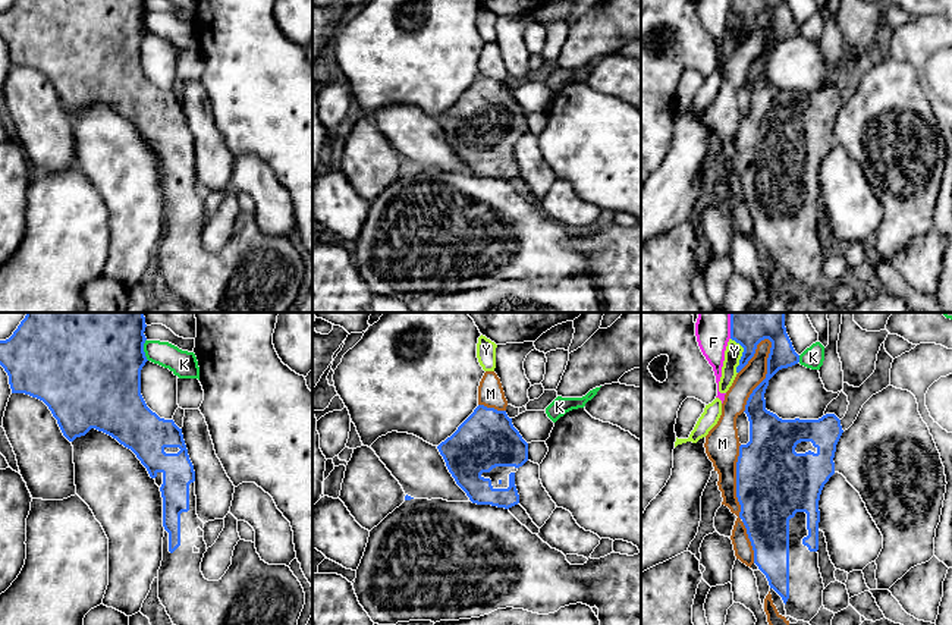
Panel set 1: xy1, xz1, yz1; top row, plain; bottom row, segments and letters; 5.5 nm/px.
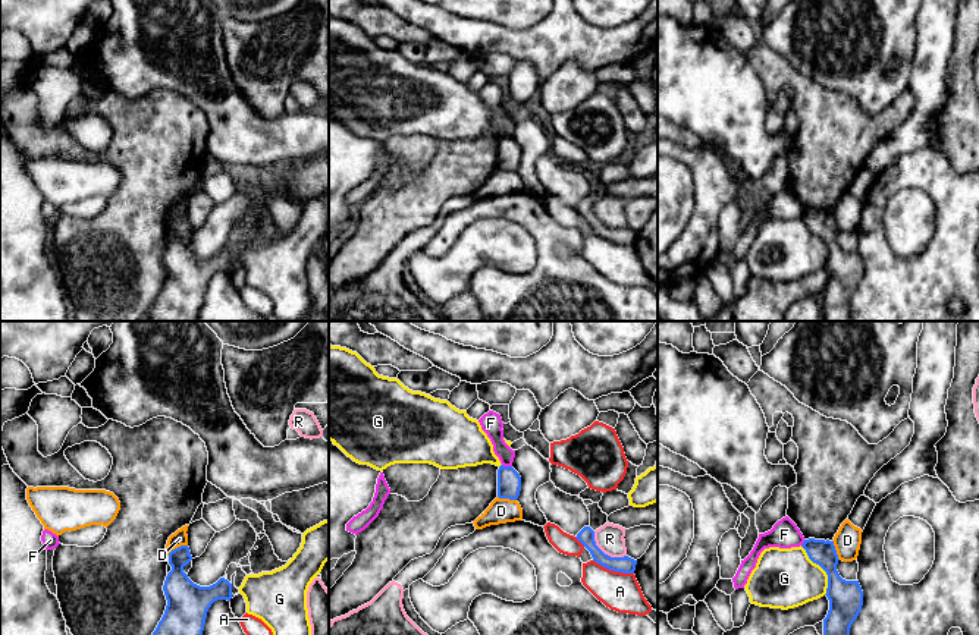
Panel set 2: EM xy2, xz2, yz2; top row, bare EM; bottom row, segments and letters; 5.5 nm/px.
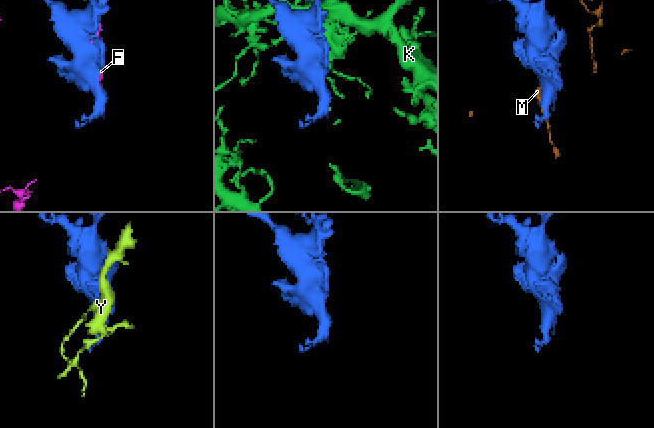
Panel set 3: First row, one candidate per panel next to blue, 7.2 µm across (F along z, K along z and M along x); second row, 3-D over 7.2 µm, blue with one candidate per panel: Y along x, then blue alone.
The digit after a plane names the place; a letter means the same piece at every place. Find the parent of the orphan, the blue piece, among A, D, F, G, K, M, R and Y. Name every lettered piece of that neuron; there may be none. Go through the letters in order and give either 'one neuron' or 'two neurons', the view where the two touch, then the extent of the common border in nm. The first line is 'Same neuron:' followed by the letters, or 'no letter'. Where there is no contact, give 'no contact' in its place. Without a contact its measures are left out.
Same neuron: no letter
A: two neurons; contact in xz2; length 240 nm
D: two neurons; contact in xy2; length 130 nm
F: two neurons; contact in xz2; length 60 nm
G: two neurons; contact in yz2; length 300 nm
K: two neurons; contact in xy1; length 120 nm
M: two neurons; contact in yz1; length 440 nm
R: two neurons; contact in xz2; length 240 nm
Y: two neurons; contact in yz1; length 200 nm

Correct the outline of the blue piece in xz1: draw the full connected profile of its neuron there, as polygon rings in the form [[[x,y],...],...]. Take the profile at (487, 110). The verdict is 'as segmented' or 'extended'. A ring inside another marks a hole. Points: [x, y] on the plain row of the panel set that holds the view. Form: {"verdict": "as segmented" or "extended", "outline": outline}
{"verdict": "extended", "outline": [[[478,76],[437,120],[472,175],[505,180],[519,175],[515,144],[528,132],[528,114],[506,82]]]}

